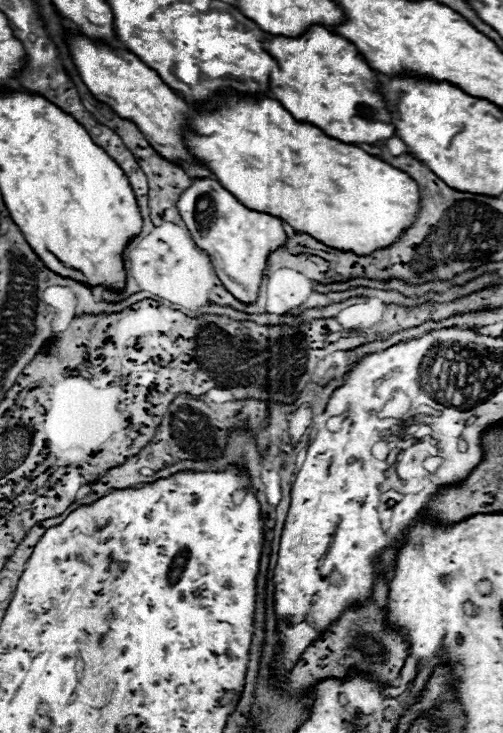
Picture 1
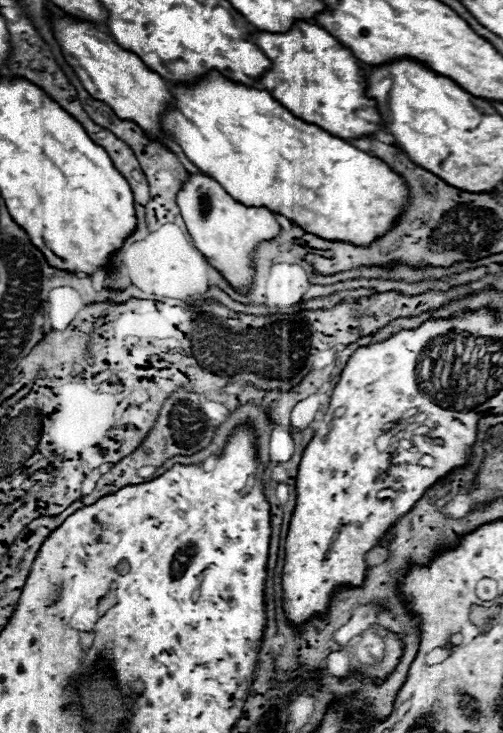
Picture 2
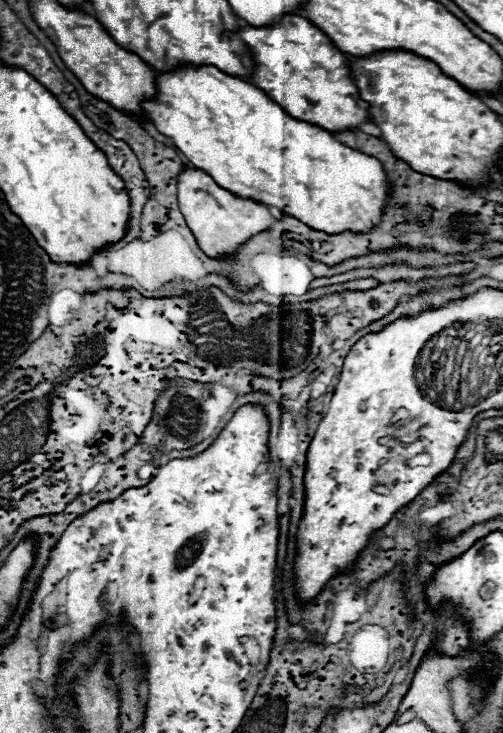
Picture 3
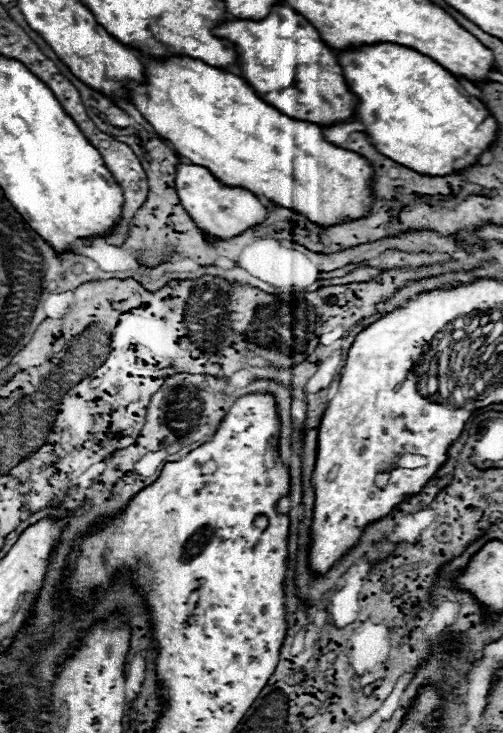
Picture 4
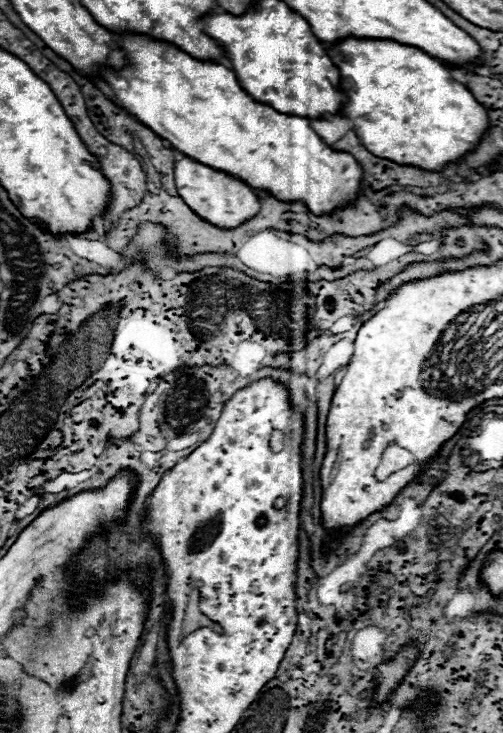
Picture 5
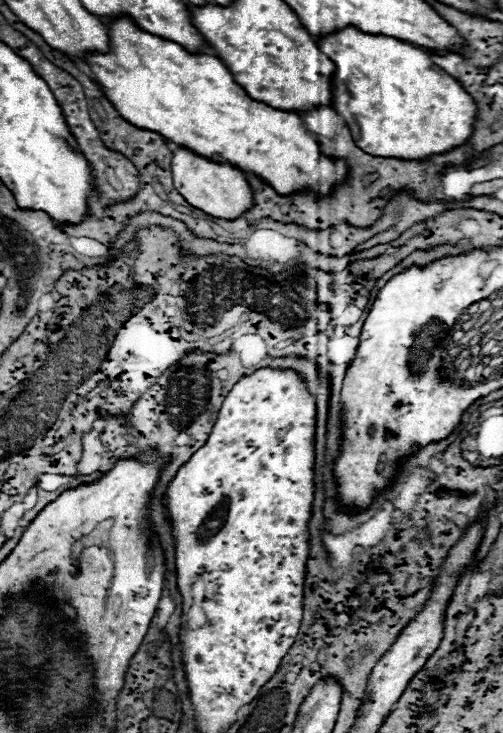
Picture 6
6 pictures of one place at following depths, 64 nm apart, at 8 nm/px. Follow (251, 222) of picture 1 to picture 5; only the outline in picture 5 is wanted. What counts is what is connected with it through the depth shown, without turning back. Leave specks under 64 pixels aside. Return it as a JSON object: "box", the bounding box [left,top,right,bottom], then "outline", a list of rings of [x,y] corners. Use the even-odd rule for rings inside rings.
{"box":[174,156,260,230],"outline":[[[184,156],[176,162],[174,180],[176,180],[176,190],[178,190],[180,198],[184,200],[184,204],[194,214],[198,214],[202,220],[206,220],[208,224],[212,224],[220,230],[234,230],[260,212],[260,200],[248,184],[244,184],[236,178],[230,178],[224,172],[212,170],[210,166],[194,162],[188,156]]]}

